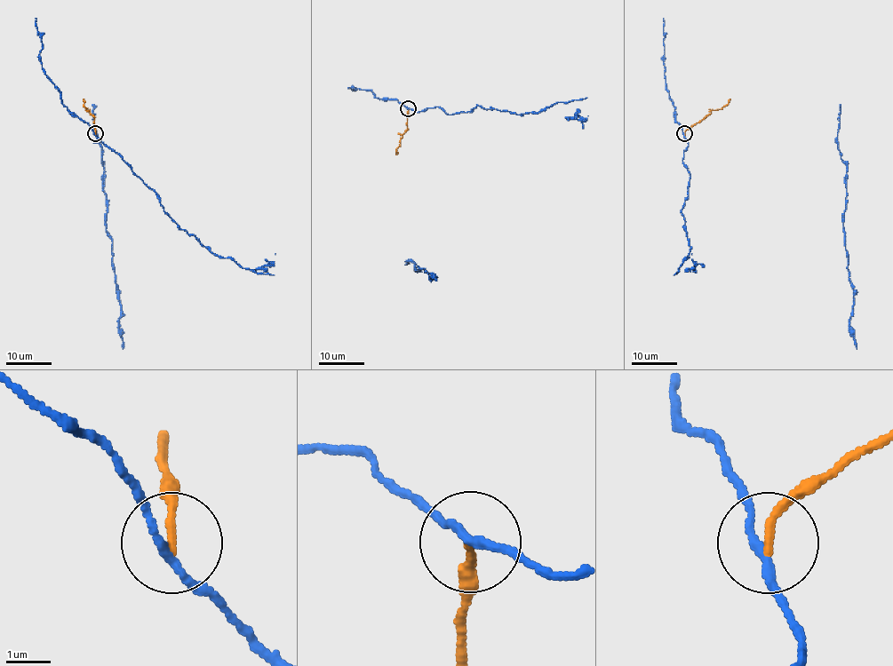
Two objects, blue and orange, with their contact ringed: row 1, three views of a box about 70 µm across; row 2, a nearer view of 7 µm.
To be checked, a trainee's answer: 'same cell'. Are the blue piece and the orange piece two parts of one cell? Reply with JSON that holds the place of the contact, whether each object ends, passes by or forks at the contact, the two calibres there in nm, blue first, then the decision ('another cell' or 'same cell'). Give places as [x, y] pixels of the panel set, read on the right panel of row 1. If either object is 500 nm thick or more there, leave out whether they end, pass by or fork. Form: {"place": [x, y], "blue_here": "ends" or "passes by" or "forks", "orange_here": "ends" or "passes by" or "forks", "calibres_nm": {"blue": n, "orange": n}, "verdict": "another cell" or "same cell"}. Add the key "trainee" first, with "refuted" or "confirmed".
{"trainee": "refuted", "place": [684, 133], "blue_here": "passes by", "orange_here": "ends", "calibres_nm": {"blue": 160, "orange": 190}, "verdict": "another cell"}

